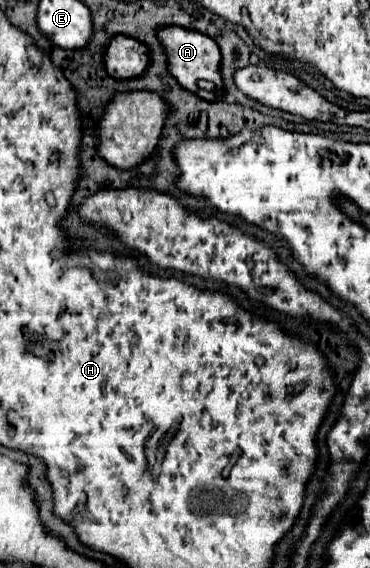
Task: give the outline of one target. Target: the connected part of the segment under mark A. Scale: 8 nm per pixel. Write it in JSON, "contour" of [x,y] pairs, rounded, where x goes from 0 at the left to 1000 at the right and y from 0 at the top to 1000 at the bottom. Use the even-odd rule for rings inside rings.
{"contour":[[[432,46],[422,53],[427,70],[443,81],[449,92],[449,123],[465,137],[481,141],[481,148],[492,155],[503,155],[508,162],[551,173],[551,176],[578,176],[584,169],[600,165],[600,141],[595,141],[595,85],[589,77],[535,56],[535,53],[508,53],[492,46]]]}

